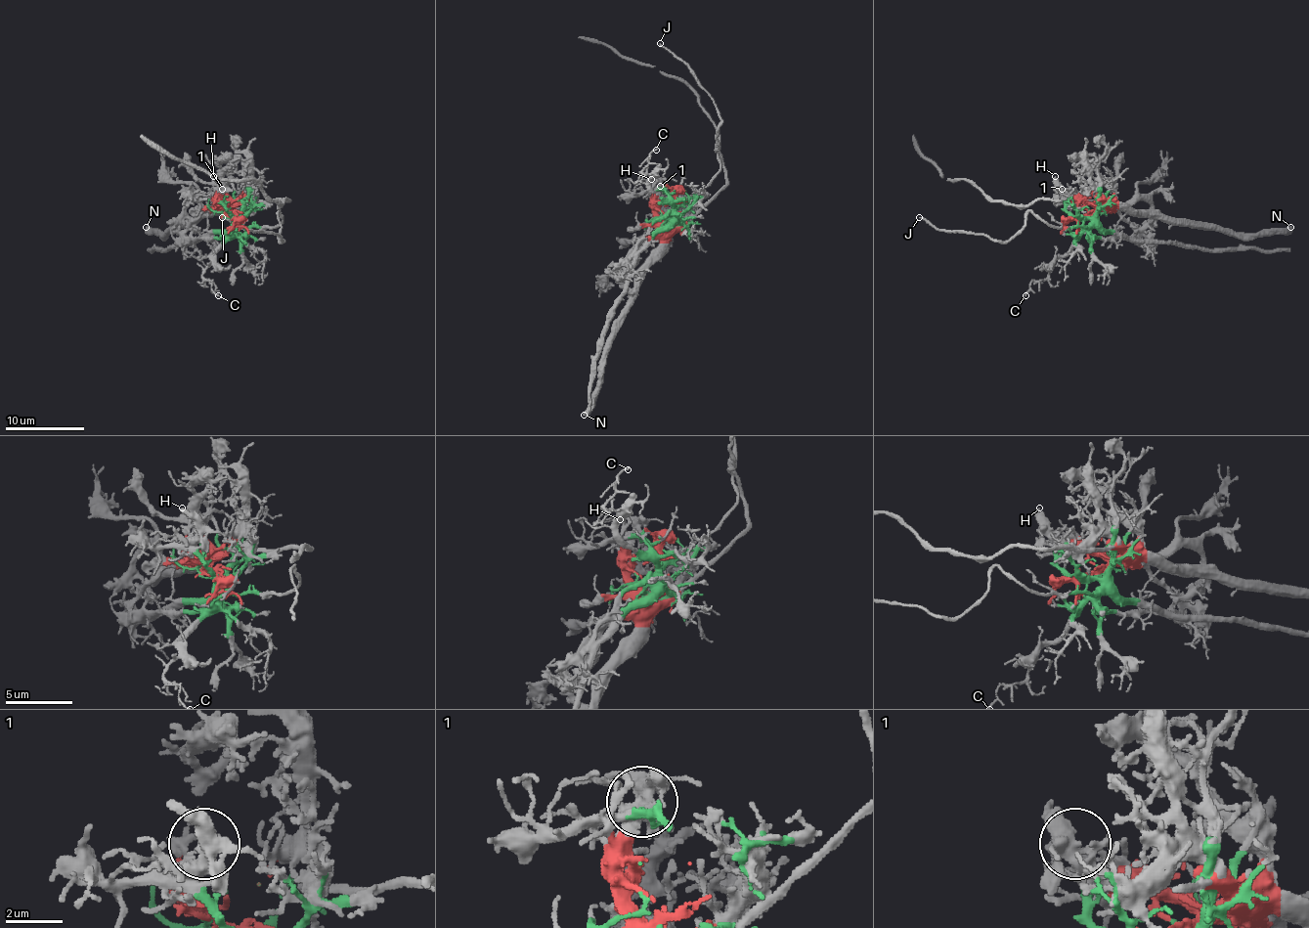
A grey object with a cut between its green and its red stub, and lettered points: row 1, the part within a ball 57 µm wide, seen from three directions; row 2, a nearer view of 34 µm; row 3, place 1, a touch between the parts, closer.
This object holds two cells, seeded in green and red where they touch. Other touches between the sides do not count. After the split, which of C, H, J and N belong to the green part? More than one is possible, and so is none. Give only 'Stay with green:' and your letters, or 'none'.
Stay with green: C, J

